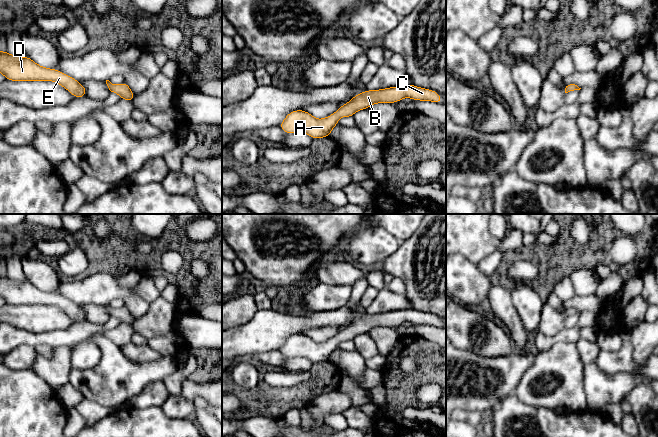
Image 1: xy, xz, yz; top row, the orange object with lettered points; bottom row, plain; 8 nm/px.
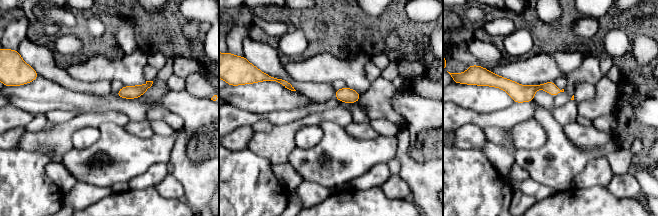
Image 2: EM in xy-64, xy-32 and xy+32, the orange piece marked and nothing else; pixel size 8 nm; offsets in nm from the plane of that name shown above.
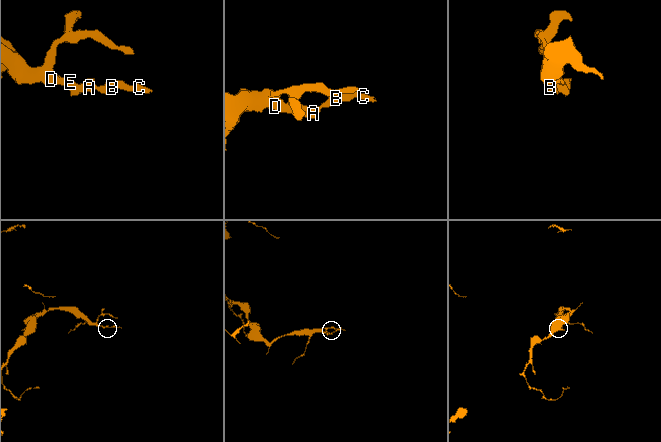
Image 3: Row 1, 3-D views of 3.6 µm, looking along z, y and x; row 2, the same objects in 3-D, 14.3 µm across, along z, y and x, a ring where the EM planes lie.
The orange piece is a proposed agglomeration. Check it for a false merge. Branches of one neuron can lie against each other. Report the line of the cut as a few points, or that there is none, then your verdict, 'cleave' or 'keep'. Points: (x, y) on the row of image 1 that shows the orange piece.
cut none; keep

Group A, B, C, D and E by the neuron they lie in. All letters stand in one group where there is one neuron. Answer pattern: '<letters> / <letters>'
A B C D E

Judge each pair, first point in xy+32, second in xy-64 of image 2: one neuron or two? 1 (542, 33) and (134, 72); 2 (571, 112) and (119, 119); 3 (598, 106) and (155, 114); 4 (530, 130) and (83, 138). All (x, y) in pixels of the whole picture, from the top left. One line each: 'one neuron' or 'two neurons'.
1: two neurons
2: one neuron
3: one neuron
4: one neuron

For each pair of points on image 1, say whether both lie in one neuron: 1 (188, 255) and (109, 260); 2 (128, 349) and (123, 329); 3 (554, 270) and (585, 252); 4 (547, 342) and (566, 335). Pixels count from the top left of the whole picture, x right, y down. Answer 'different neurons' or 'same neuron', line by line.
1: same neuron
2: different neurons
3: same neuron
4: same neuron

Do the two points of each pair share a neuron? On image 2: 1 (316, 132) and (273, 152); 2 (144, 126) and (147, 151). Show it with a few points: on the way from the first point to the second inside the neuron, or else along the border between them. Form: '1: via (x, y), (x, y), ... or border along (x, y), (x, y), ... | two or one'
1: border along (310, 125), (304, 125), (296, 132), (294, 146) | two
2: border along (124, 127), (140, 137), (150, 137), (154, 134) | two

